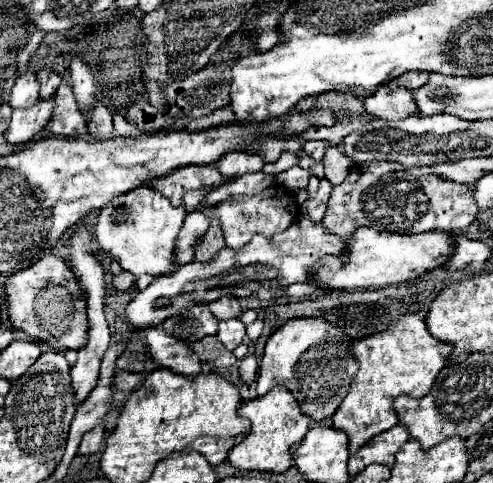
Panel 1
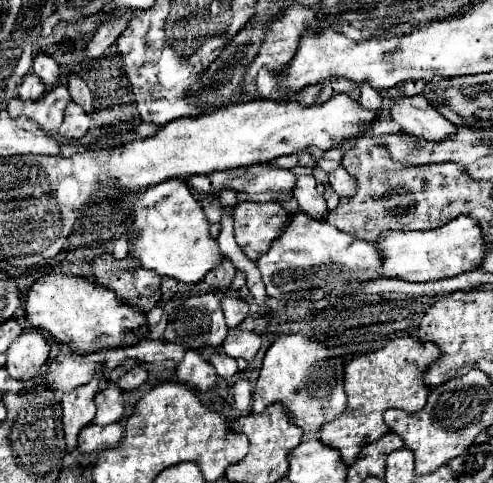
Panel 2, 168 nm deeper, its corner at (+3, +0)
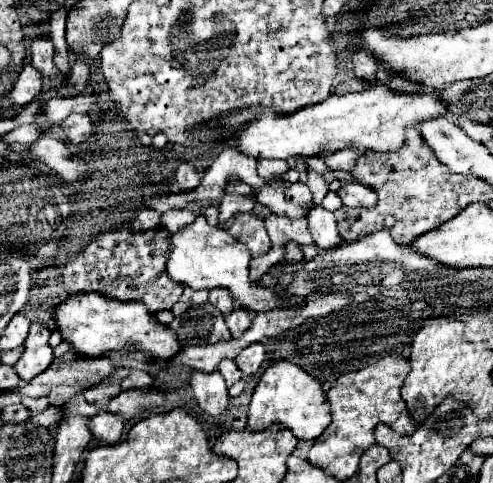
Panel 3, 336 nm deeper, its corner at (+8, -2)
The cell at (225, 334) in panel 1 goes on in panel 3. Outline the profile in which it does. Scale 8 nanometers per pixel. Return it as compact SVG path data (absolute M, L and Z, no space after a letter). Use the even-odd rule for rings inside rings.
M254 343L254 345L246 347L246 349L242 349L242 353L234 361L236 361L238 369L244 371L244 375L254 375L262 365L264 355L266 355L264 345L262 343Z

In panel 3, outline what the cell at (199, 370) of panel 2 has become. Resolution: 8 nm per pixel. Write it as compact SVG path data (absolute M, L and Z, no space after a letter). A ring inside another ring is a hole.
M194 371L190 379L190 387L196 395L200 409L206 411L208 415L220 415L230 401L228 387L224 383L224 377L218 371L214 373Z

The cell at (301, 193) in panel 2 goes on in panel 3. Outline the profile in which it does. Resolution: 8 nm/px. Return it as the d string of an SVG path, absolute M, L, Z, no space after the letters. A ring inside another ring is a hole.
M314 207L308 211L308 223L310 223L310 233L320 249L330 249L340 243L344 243L338 227L334 213L326 211L324 207Z

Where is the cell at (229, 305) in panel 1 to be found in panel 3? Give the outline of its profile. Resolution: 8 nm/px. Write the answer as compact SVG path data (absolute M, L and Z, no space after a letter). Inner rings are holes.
M236 309L232 311L232 315L226 317L226 325L232 333L232 339L240 339L240 335L250 327L252 323L252 317L248 311L242 311L242 309Z

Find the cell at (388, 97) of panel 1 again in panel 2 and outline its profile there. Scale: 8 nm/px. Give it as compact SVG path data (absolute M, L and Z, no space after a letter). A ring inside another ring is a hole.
M421 95L399 97L387 107L389 119L399 123L405 133L425 137L429 141L443 141L455 133L455 125L441 117Z

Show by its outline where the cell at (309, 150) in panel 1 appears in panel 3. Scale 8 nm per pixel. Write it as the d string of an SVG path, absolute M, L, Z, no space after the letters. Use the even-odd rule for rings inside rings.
M344 149L344 151L336 151L332 153L332 157L328 155L324 161L330 169L342 169L342 171L352 171L352 167L356 167L356 159L360 157L358 151L352 149Z

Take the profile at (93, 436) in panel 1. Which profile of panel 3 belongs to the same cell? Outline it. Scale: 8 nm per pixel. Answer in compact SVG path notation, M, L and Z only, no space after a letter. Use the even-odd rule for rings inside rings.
M108 411L94 415L90 419L90 423L88 423L90 431L94 433L94 437L100 439L100 441L104 441L104 443L116 443L116 441L120 441L120 437L124 433L124 425L126 425L124 419L120 419L118 415L112 415Z

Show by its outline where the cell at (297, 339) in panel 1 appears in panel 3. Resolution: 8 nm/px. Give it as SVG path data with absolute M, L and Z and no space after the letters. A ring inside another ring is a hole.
M290 361L272 363L252 393L248 427L252 431L264 431L274 423L288 427L294 437L302 441L314 441L324 433L330 423L330 407L326 405L326 393L322 391L322 385Z

